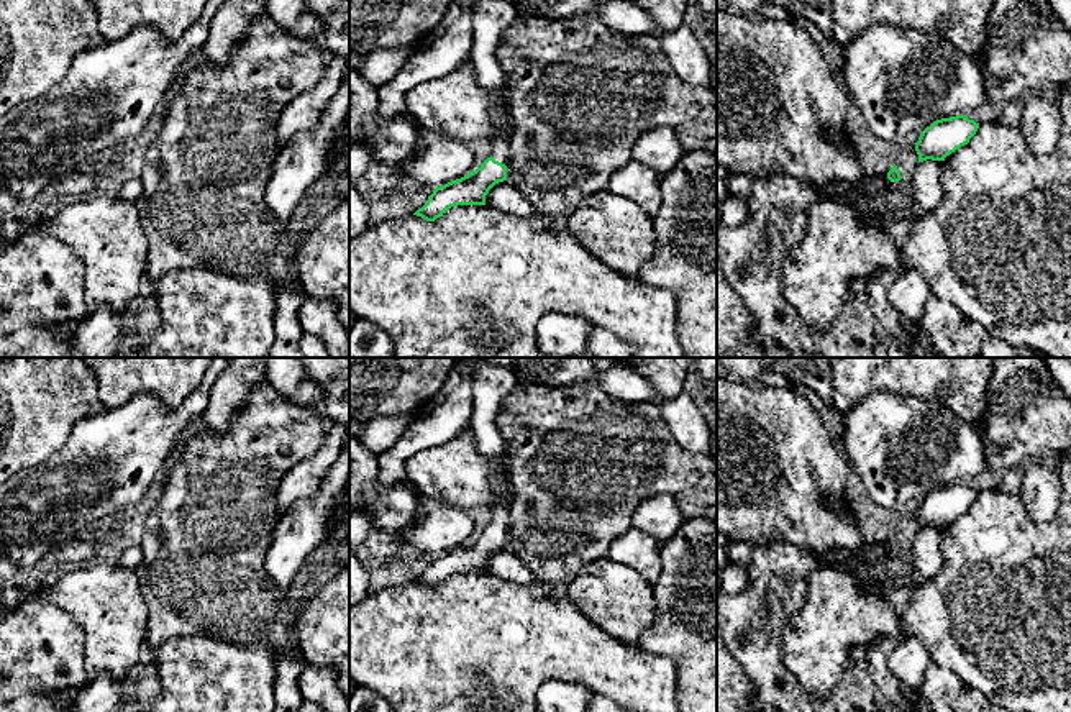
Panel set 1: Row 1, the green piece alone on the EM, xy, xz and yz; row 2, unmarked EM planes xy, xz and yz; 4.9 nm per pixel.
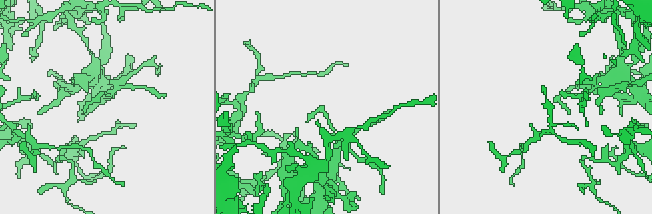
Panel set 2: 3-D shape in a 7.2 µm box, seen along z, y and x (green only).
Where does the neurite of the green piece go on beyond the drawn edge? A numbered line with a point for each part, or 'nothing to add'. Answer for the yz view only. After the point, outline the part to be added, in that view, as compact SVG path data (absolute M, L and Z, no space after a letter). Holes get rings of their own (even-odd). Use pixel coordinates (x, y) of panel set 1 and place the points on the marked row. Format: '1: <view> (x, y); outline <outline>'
1: yz (840, 189); outline M863 179L859 182L836 180L822 185L820 190L828 199L859 199L859 197L874 195L881 189L894 187L900 182L904 180L900 179L896 184L892 184L887 179Z

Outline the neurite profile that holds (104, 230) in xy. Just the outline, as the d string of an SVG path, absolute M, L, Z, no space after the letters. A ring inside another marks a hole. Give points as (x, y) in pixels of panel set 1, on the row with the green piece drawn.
M100 192L62 205L49 220L3 220L0 244L7 246L34 228L59 238L84 261L84 294L90 313L103 307L118 315L130 313L148 254L134 203Z

